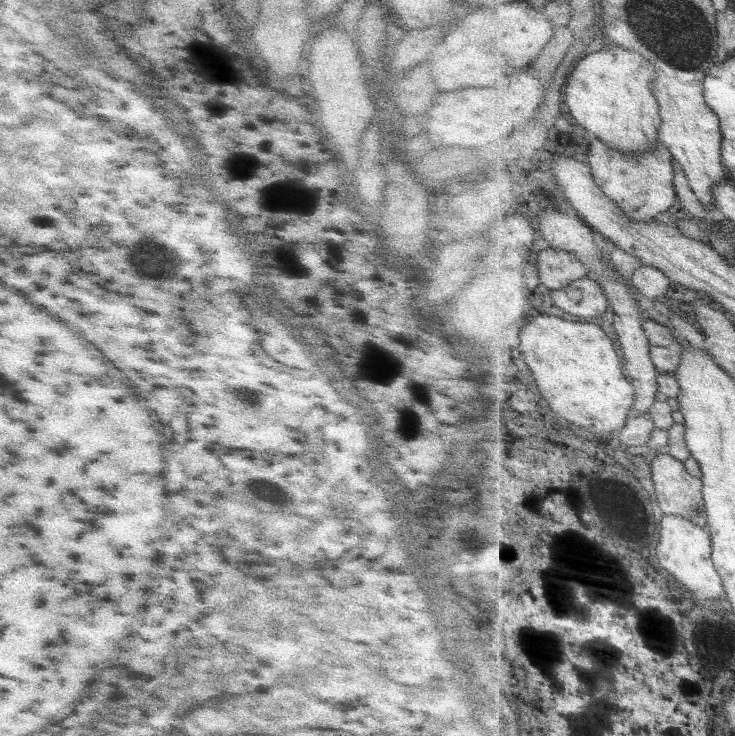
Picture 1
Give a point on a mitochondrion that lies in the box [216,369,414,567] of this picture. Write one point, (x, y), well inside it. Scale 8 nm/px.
(259, 489)

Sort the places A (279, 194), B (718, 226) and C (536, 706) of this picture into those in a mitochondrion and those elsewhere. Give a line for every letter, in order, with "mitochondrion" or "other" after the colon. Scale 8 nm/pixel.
A: mitochondrion
B: other
C: other

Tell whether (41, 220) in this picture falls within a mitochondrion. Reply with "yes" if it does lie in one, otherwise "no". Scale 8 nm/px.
yes

